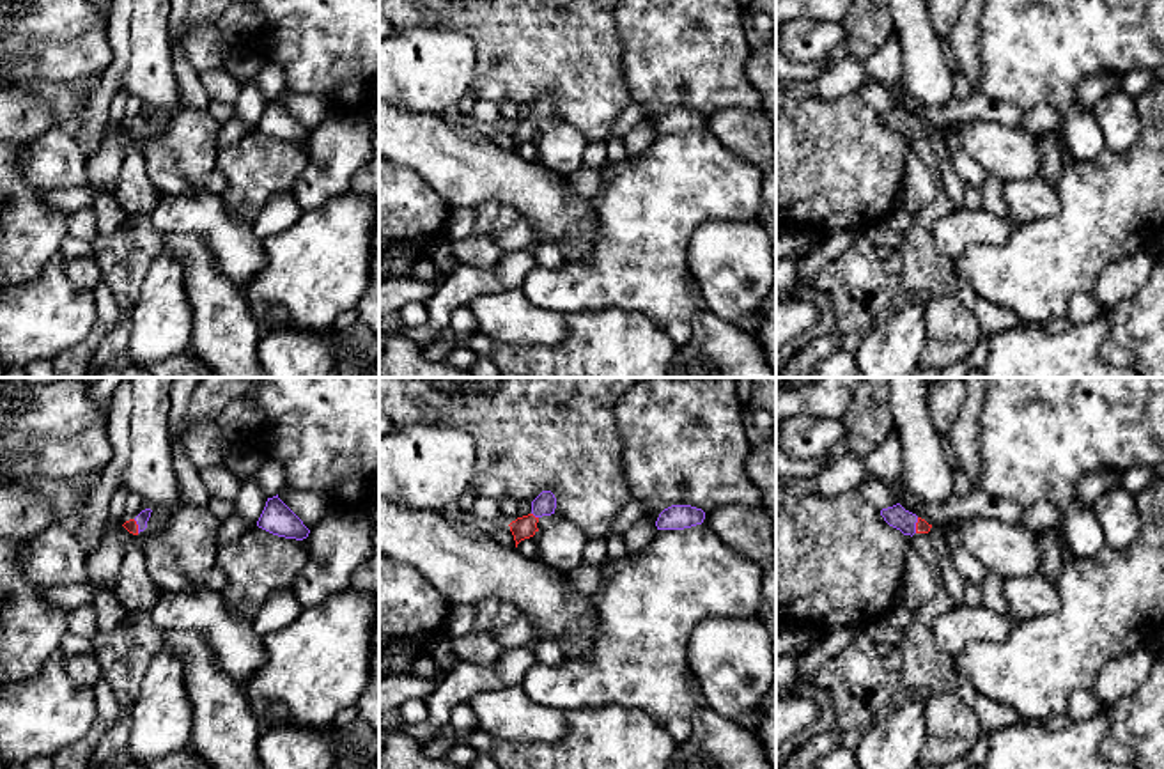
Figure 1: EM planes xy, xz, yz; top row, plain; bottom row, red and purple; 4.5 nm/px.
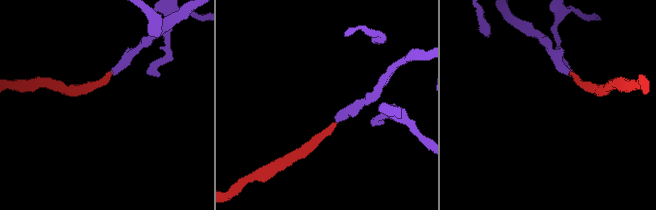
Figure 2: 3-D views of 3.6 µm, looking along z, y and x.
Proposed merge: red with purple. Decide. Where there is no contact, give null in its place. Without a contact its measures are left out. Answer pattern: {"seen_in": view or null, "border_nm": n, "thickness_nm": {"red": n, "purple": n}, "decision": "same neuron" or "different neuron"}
{"seen_in": "xz", "border_nm": 40, "thickness_nm": {"red": 100, "purple": 100}, "decision": "same neuron"}

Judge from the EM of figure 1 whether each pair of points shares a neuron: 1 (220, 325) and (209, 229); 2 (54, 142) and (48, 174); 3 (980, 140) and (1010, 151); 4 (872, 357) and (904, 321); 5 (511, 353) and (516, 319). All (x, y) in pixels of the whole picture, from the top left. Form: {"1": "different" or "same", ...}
{"1": "different", "2": "same", "3": "same", "4": "same", "5": "different"}

